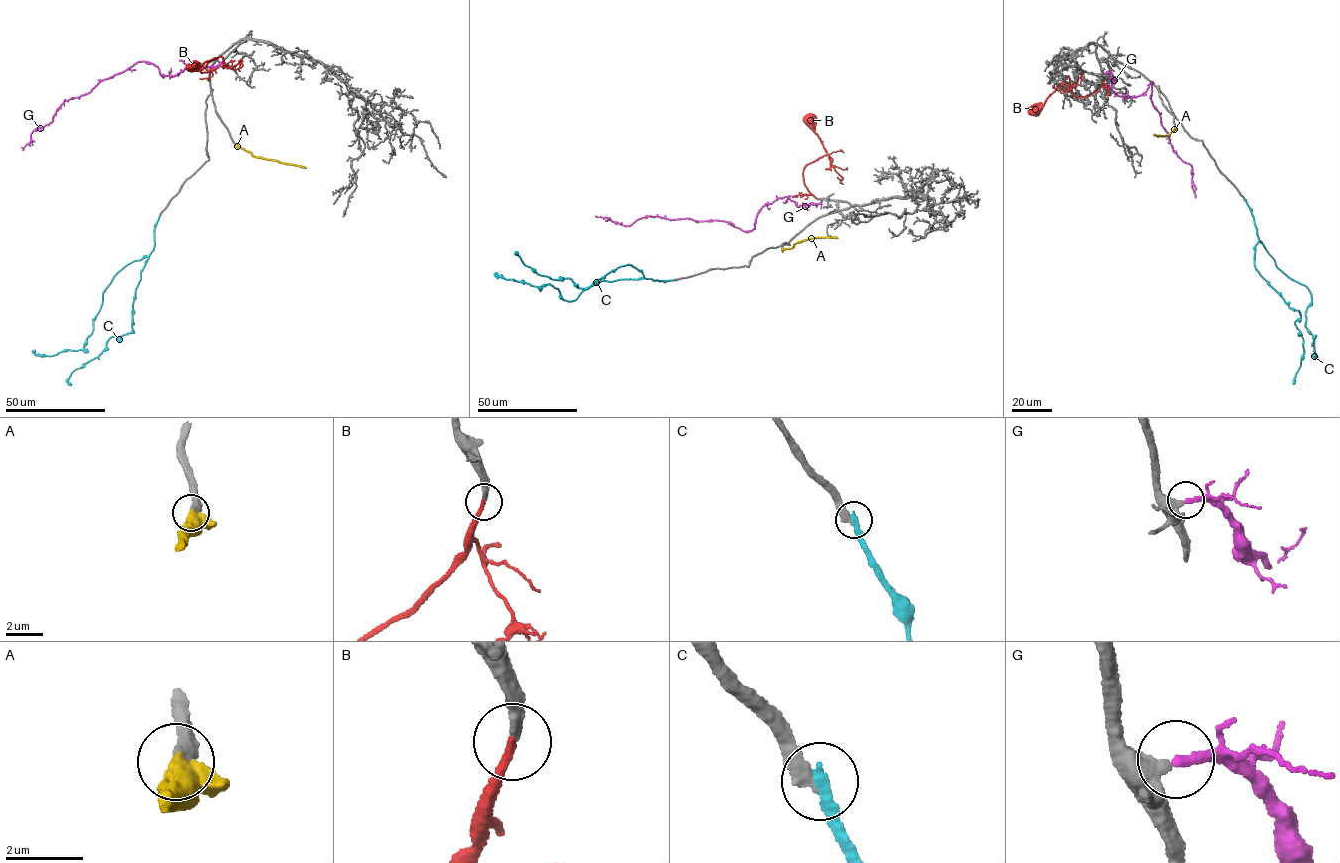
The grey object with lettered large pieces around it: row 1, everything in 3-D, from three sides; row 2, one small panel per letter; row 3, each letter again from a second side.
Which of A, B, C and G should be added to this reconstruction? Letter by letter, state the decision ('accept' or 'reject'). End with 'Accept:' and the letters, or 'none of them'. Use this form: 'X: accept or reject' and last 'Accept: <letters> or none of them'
A: accept
B: accept
C: reject
G: accept
Accept: A, B, G

